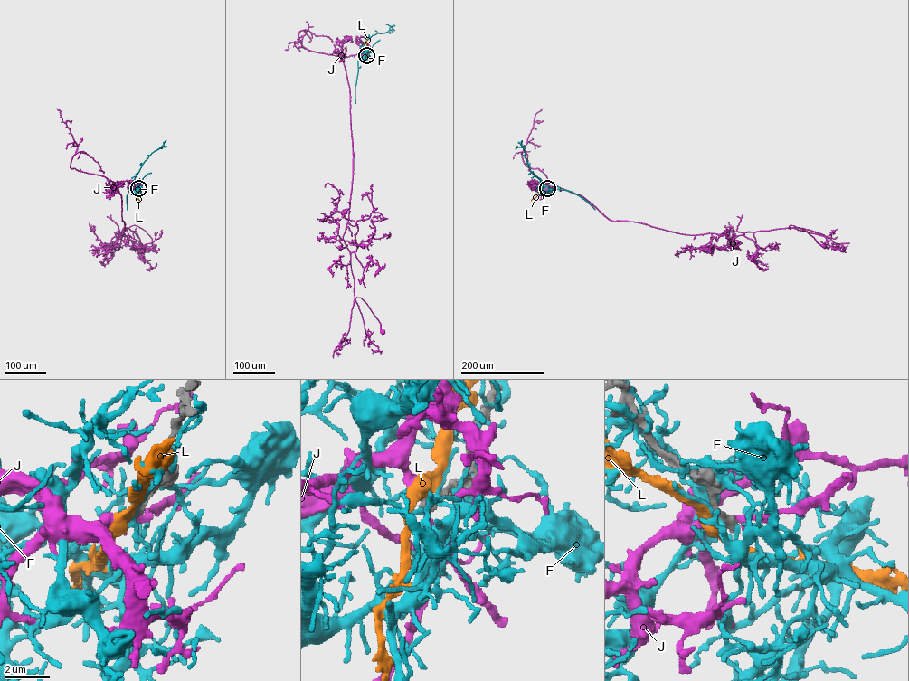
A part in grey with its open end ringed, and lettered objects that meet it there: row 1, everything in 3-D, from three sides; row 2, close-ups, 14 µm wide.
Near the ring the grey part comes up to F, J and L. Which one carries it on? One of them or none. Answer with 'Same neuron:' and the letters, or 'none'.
Same neuron: none

